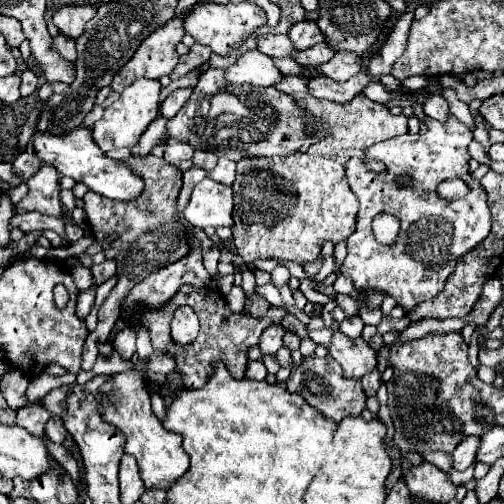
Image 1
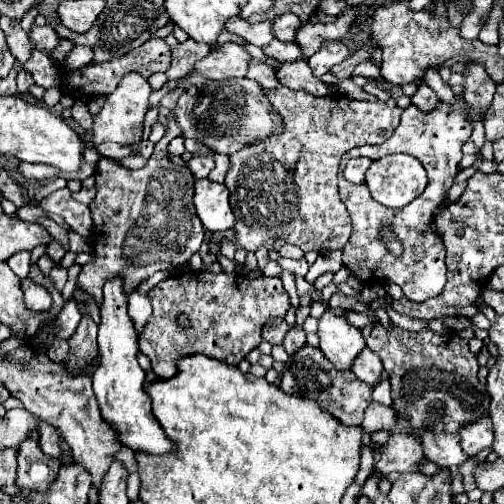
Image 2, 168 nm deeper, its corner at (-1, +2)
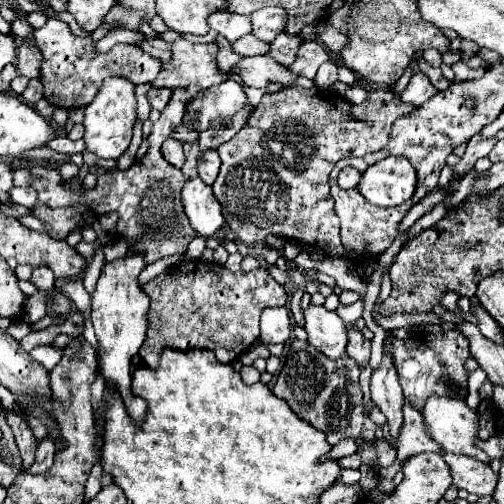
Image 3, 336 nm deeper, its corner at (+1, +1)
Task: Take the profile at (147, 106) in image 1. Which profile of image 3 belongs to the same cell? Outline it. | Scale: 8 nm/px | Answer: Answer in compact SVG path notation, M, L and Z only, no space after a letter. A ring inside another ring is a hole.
M123 77L105 79L103 87L99 89L99 95L95 95L93 103L89 103L83 109L85 111L83 141L85 141L87 151L91 151L91 153L95 153L97 157L103 157L103 159L119 159L131 143L133 125L135 125L135 119L137 119L135 105L137 105L135 85L131 81L127 81Z

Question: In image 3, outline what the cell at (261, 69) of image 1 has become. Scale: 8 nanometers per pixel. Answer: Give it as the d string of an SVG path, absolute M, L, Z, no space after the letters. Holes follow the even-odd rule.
M177 39L171 45L171 59L161 63L161 71L151 87L187 87L199 85L203 89L219 85L223 71L215 63L217 47L213 43L193 45L185 39Z

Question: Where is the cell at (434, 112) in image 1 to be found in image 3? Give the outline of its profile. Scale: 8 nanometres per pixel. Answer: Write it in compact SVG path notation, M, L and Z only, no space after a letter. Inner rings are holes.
M415 73L401 93L403 103L413 103L413 105L423 105L427 99L431 99L437 93L437 89L431 85L431 81L423 73Z

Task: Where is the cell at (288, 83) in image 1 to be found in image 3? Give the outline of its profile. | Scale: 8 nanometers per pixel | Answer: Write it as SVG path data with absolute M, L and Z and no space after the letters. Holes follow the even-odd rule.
M217 35L213 43L219 47L219 51L217 51L217 63L219 63L219 67L225 69L225 71L229 71L229 67L233 67L241 59L241 55L233 53L231 43L225 37L221 37L221 35Z

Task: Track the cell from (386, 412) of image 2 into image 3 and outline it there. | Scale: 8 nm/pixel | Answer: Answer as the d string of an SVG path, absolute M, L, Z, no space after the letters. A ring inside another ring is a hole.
M343 439L343 441L339 441L337 445L331 447L331 451L327 453L327 459L341 459L341 457L347 457L355 451L357 451L355 439Z

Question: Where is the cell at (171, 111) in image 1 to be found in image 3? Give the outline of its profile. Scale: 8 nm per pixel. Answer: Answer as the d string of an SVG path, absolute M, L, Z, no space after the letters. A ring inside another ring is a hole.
M149 89L149 93L147 93L151 107L157 111L165 109L165 105L169 103L169 97L171 97L171 89Z

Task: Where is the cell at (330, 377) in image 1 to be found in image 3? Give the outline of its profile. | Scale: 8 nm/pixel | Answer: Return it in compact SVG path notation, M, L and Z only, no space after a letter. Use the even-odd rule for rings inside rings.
M293 339L285 351L283 367L273 385L273 393L285 399L299 419L305 419L315 429L327 435L327 443L335 445L341 439L355 439L361 443L363 431L363 391L359 387L359 367L351 357L327 359L319 349L307 341Z

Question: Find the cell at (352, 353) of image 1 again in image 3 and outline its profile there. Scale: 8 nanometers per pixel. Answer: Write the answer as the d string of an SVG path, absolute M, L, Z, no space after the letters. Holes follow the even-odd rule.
M309 305L303 311L303 315L305 315L303 329L309 335L307 337L309 345L317 347L331 359L343 357L347 347L347 329L343 319L337 313L327 311L323 305L321 307Z

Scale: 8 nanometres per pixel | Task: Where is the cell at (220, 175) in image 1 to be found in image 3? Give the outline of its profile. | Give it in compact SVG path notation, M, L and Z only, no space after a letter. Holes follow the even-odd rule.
M215 149L205 151L197 161L197 171L199 171L201 181L207 185L213 185L213 181L217 179L217 173L219 173L219 165L221 165L219 153Z

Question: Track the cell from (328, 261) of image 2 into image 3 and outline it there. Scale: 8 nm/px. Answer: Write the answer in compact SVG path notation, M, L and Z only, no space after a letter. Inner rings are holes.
M301 289L296 290L293 293L288 305L288 309L291 312L293 321L295 321L295 323L297 323L297 325L301 327L303 327L304 325L303 311L300 308L300 302L302 296L303 296L303 291L301 291Z

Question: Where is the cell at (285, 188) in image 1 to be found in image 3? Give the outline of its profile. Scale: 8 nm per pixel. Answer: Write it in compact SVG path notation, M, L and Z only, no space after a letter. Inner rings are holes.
M287 87L277 93L263 95L245 127L227 143L219 145L221 171L213 183L213 193L223 207L223 217L231 231L247 245L265 241L267 235L279 233L295 243L313 245L329 257L343 257L339 237L339 217L333 211L329 193L329 173L335 163L347 155L367 155L379 151L387 143L391 123L409 114L415 106L401 103L391 89L371 89L361 105L351 105L343 95L331 89Z

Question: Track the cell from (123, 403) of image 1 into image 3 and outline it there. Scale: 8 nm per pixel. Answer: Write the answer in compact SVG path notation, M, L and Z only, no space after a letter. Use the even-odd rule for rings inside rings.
M129 255L129 257L119 257L103 265L101 277L97 281L95 293L91 295L93 301L93 311L91 311L91 321L95 327L95 335L99 339L101 351L99 351L99 363L105 381L115 387L115 391L123 397L127 411L135 421L141 421L147 411L147 403L131 393L131 357L139 351L145 339L145 329L147 329L147 309L149 309L149 297L147 293L139 287L139 273L145 267L143 255Z

